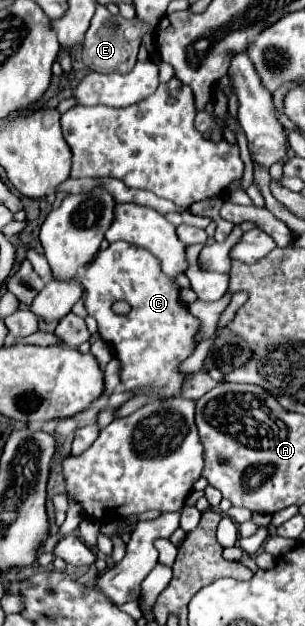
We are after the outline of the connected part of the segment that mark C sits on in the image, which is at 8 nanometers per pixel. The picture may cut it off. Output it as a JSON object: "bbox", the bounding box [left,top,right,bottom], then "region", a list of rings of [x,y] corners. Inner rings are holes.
{"bbox":[81,242,201,402],"region":[[[115,242],[107,250],[101,250],[97,258],[87,266],[81,284],[85,288],[85,310],[93,316],[99,324],[101,338],[113,348],[115,358],[119,360],[119,378],[125,386],[125,392],[133,396],[147,396],[149,402],[153,400],[167,400],[181,394],[181,386],[189,374],[179,372],[179,364],[193,354],[197,348],[197,336],[201,322],[189,314],[187,306],[181,300],[181,286],[163,274],[159,260],[139,246],[127,242]],[[115,302],[127,302],[131,306],[129,314],[115,314],[111,306]]]}

